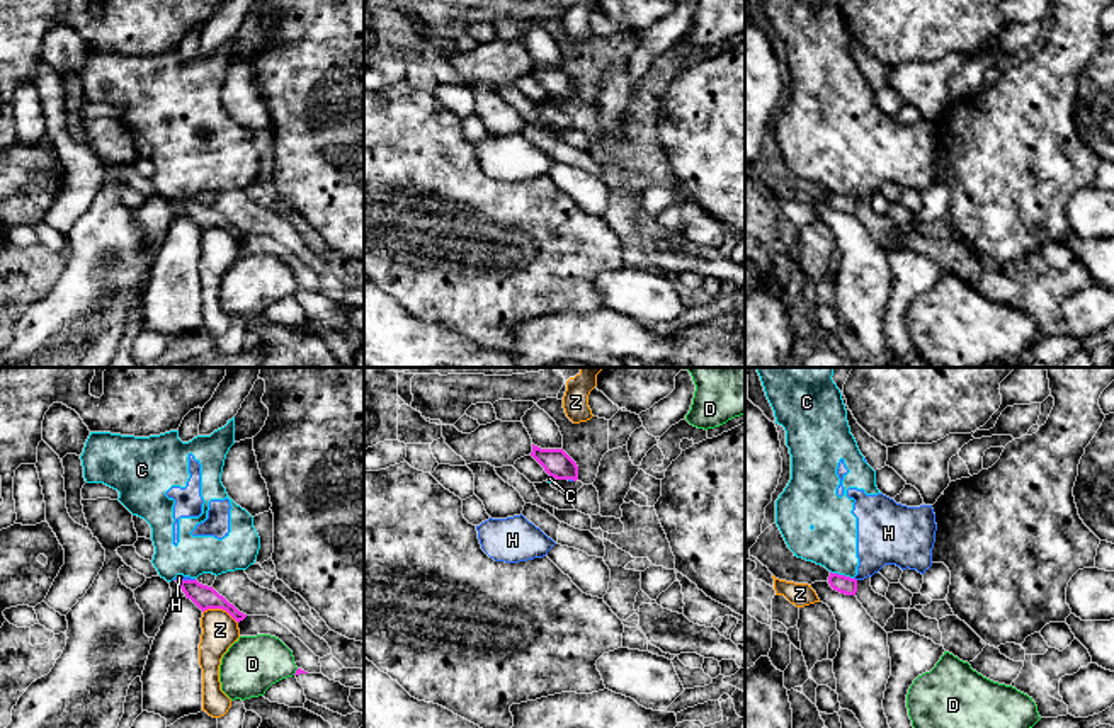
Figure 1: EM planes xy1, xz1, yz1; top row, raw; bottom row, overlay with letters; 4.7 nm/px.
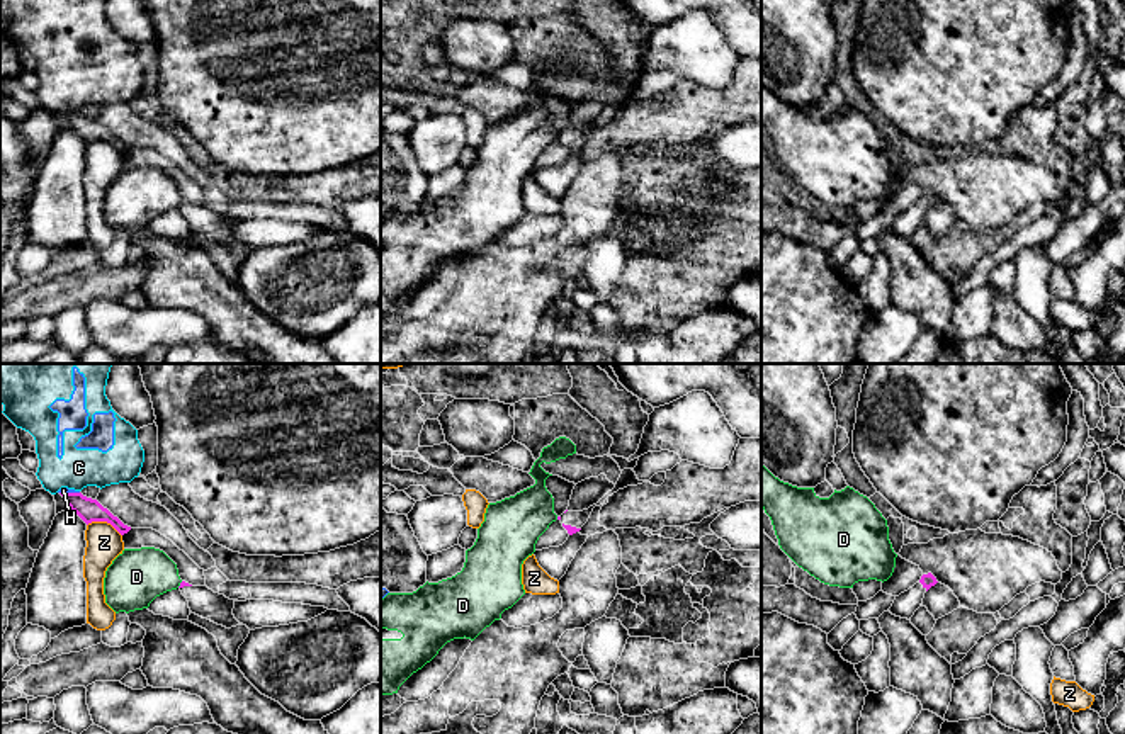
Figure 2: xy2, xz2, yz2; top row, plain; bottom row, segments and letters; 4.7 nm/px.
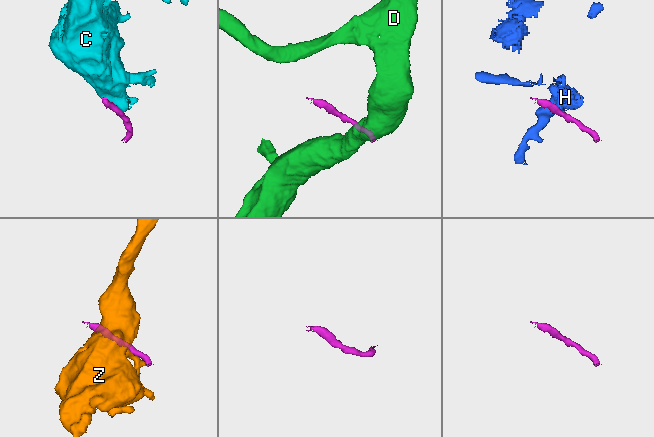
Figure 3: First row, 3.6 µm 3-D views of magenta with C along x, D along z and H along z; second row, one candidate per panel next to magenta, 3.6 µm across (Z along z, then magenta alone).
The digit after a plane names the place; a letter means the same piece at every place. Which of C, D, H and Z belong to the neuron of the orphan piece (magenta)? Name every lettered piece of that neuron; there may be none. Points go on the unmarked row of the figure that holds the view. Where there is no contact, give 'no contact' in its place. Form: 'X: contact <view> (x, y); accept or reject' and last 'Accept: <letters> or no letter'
C: contact yz1 (842, 194); reject
D: contact xy1 (296, 291); reject
H: contact xy1 (186, 199); reject
Z: contact xy1 (220, 227); reject
Accept: no letter

